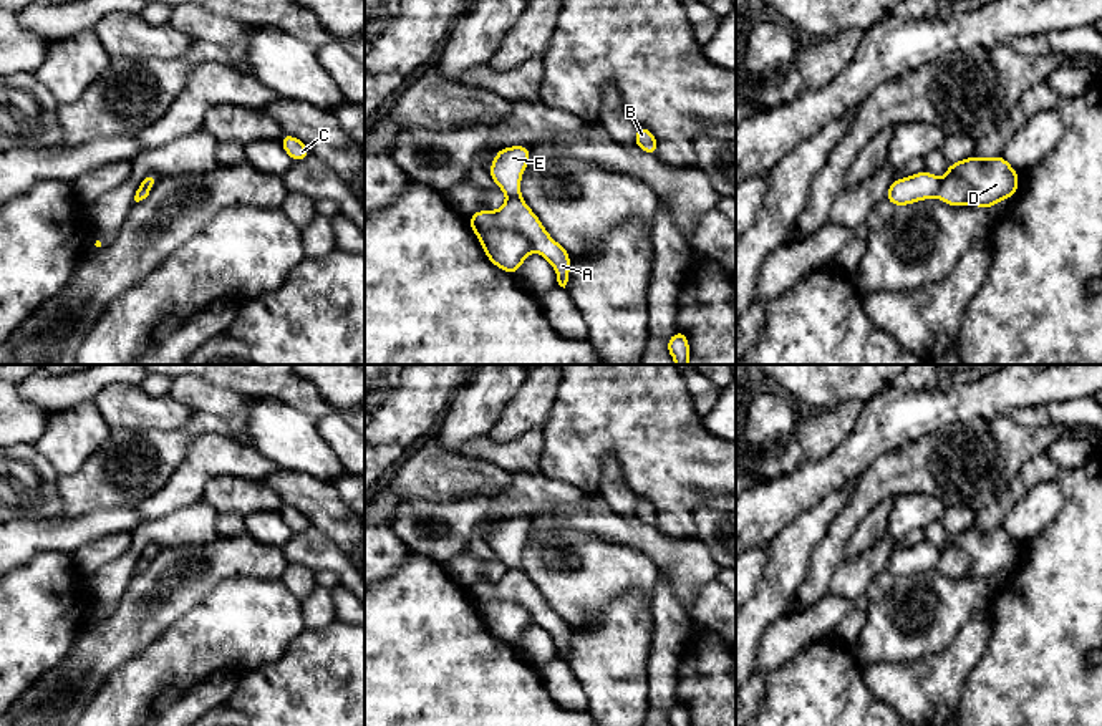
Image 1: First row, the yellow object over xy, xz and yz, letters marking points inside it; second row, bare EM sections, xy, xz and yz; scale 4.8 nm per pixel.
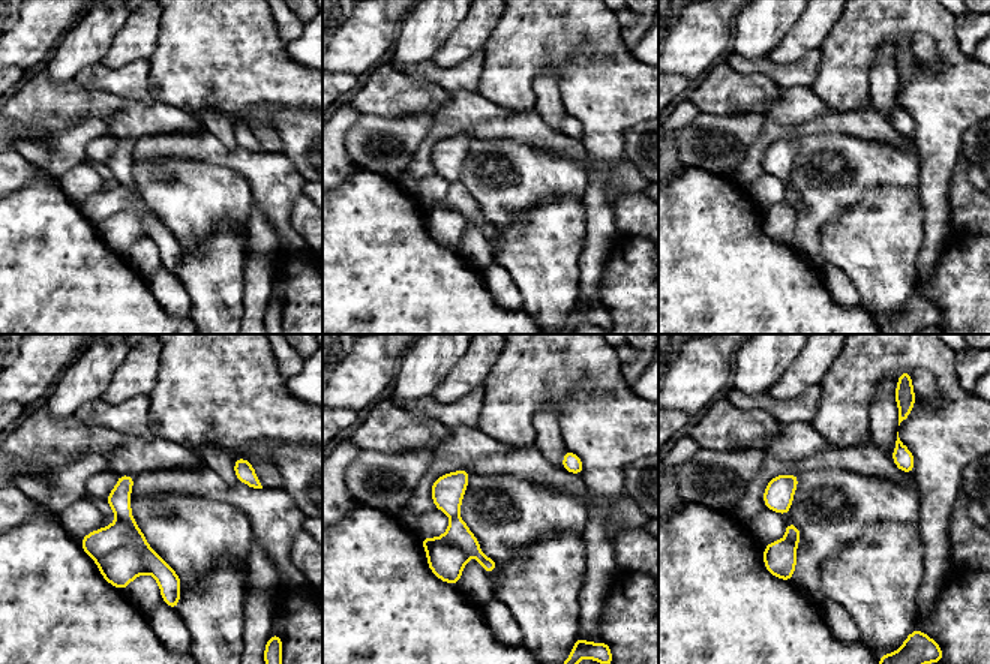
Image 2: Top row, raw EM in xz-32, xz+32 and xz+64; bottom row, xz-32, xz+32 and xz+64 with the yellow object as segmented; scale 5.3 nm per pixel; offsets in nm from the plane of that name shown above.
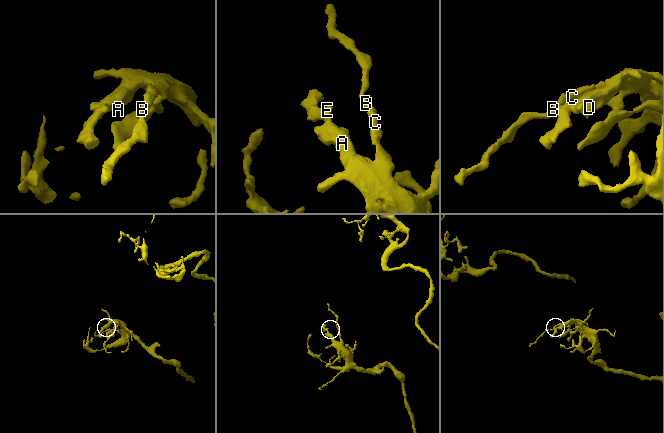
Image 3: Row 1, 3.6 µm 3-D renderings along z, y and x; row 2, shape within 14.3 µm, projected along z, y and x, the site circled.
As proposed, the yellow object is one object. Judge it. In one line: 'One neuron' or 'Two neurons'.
Two neurons

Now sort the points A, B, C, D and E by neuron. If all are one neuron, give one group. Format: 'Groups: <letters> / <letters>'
Groups: A / B C D E

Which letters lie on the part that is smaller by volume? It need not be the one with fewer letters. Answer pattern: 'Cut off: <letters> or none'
Cut off: A

